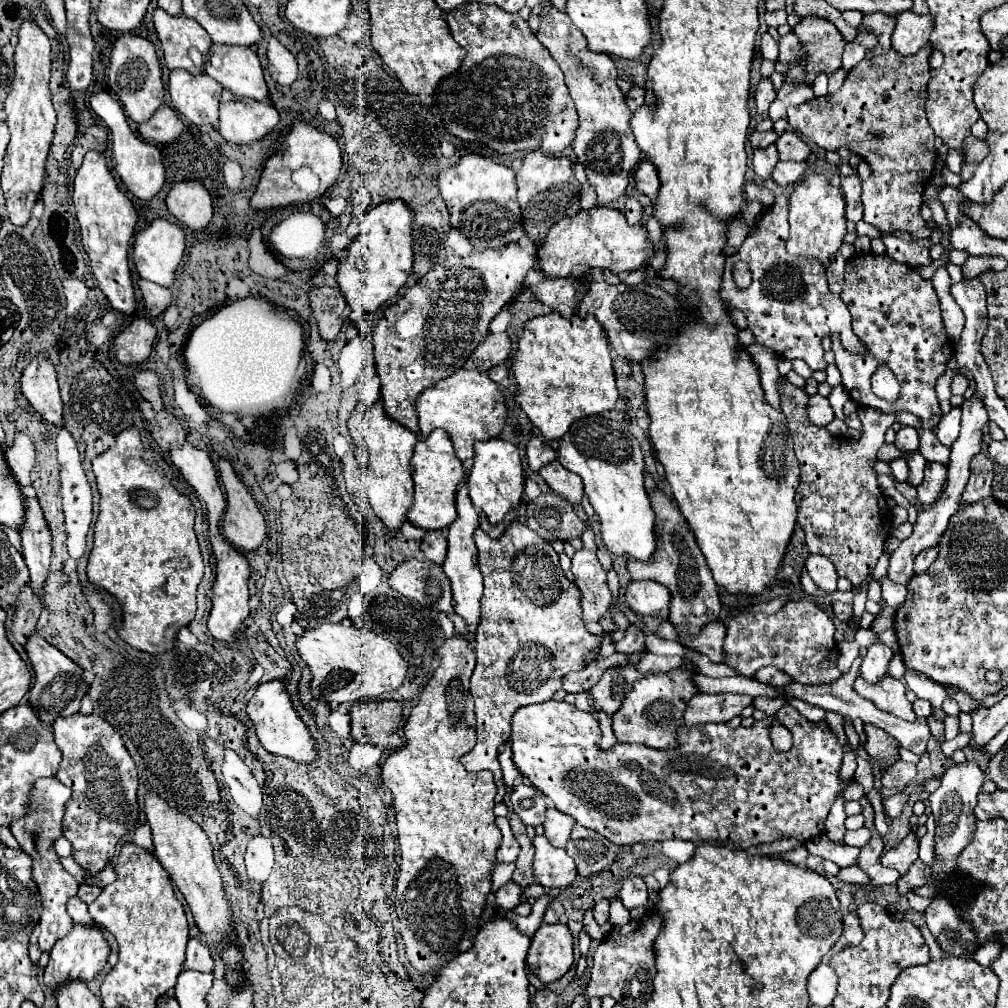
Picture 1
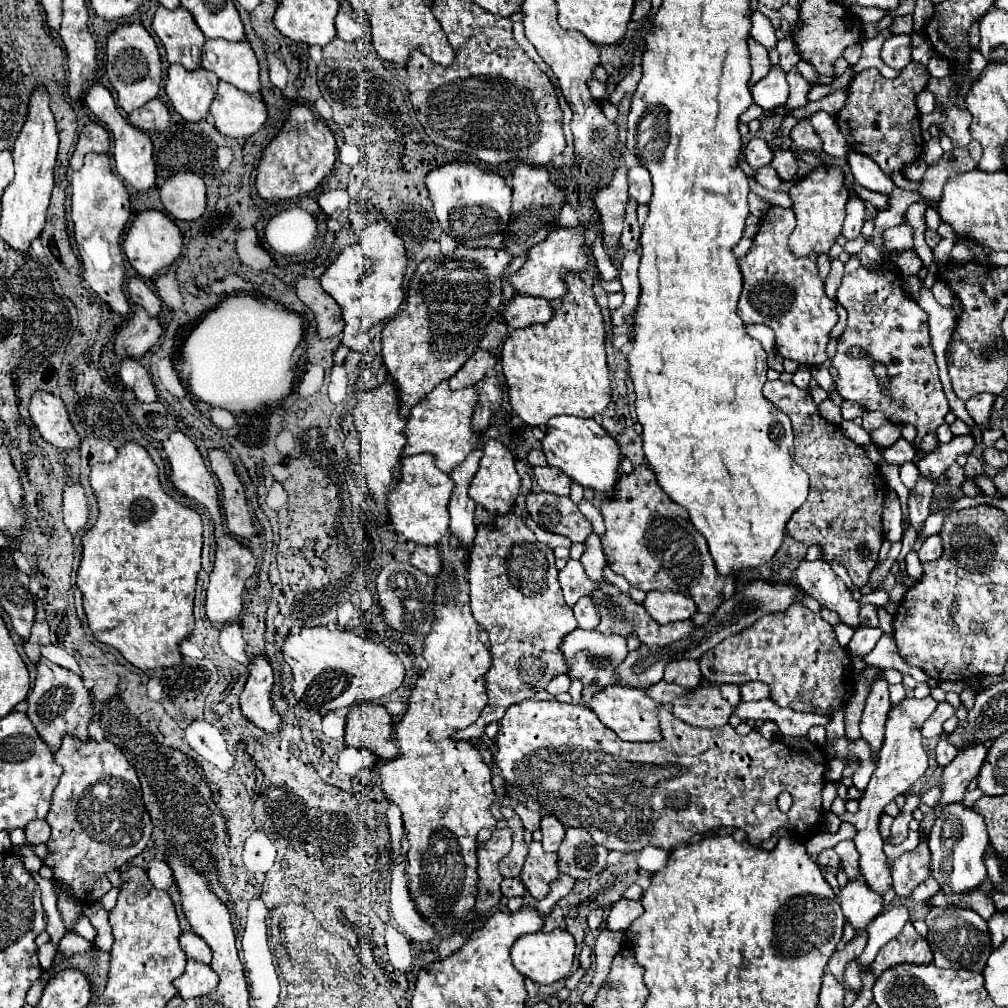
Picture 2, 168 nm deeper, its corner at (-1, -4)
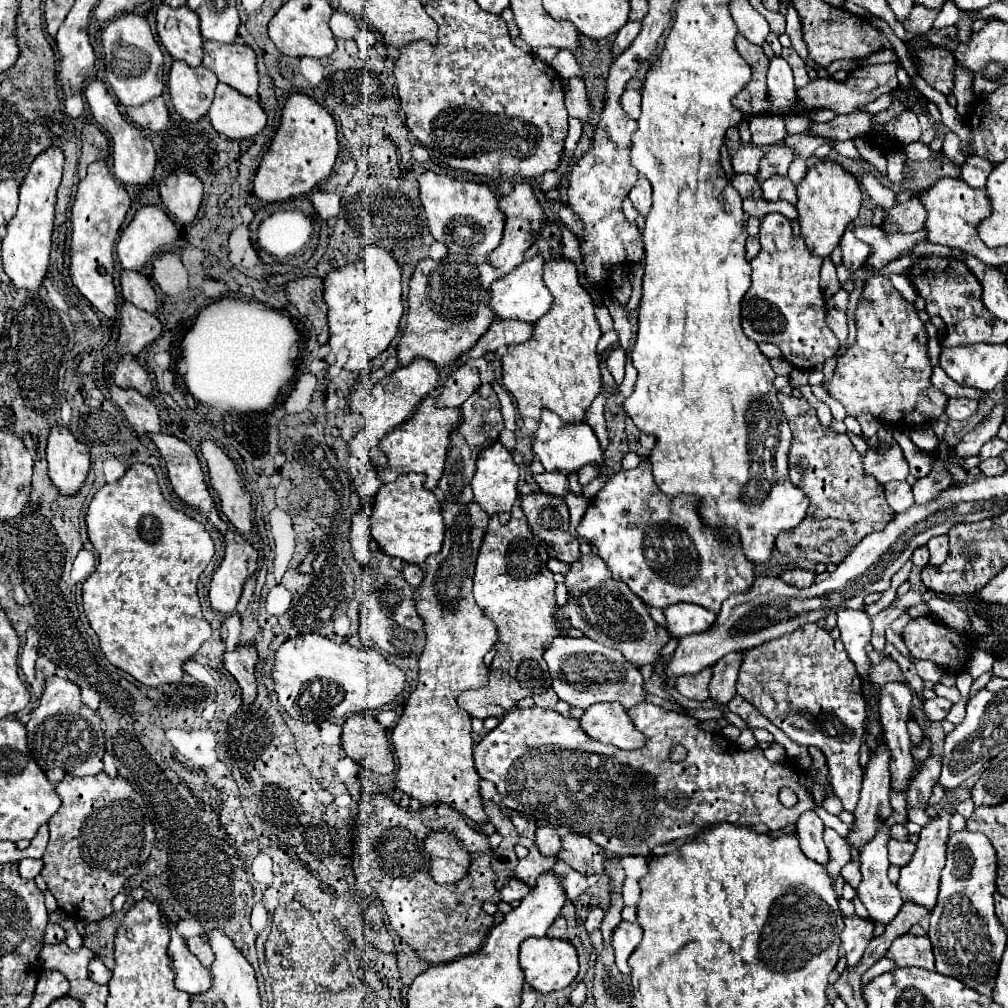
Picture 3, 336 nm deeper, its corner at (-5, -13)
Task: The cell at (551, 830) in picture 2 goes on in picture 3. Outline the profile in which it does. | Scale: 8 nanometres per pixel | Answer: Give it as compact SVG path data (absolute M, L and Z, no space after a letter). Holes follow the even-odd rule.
M539 827L537 833L535 833L535 841L537 841L537 849L547 855L547 857L555 857L561 849L561 837L557 833L555 827Z

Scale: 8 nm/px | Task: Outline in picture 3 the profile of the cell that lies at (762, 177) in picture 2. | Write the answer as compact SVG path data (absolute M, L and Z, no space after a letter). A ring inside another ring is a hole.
M735 173L735 175L729 175L729 181L731 185L739 191L739 195L743 199L763 199L763 193L761 193L761 183L755 179L755 175L749 175L749 173Z

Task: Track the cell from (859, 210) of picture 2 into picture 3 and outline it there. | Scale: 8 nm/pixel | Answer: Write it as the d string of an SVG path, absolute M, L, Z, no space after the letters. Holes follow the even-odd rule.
M851 227L841 237L841 249L843 249L843 265L849 271L853 269L853 265L861 265L861 261L865 261L865 257L869 255L869 245L859 241Z

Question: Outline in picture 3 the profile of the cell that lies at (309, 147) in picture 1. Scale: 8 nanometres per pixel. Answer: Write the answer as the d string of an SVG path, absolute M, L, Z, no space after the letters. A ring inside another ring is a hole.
M293 93L283 107L281 125L271 141L271 147L261 159L253 191L259 199L267 203L287 201L291 197L305 195L313 191L323 179L329 177L337 153L339 153L339 143L333 117L311 97Z

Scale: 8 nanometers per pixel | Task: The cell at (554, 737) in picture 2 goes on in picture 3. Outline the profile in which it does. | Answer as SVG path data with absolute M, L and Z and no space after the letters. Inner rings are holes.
M653 703L635 705L635 709L629 709L629 717L649 739L645 747L635 751L623 751L591 739L585 731L581 731L579 719L565 717L553 709L513 709L501 719L499 727L495 727L475 745L475 767L483 779L497 785L505 807L525 813L543 825L567 827L573 833L585 835L617 857L647 857L653 855L657 845L665 845L681 837L693 839L703 829L725 821L741 823L743 827L764 823L771 831L783 829L785 825L795 823L801 813L811 811L815 805L809 789L799 783L801 767L795 761L767 761L761 747L743 751L737 743L725 739L723 735L701 731L695 719L675 711L665 711ZM675 745L687 749L687 757L679 763L671 761L669 757ZM783 787L795 791L795 807L787 809L779 805L779 791Z

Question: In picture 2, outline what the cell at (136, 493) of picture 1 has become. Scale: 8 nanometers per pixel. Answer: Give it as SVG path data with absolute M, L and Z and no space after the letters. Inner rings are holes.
M127 442L125 446L121 446L119 448L119 454L117 454L117 458L113 462L93 466L91 468L91 476L89 476L89 484L91 484L93 494L97 498L99 516L97 516L95 524L83 536L83 558L81 558L79 570L77 570L77 586L79 586L81 594L83 594L83 608L85 608L85 614L87 614L87 622L89 622L91 634L99 642L115 648L129 664L133 664L135 668L139 668L143 672L151 672L155 668L175 666L175 664L181 662L181 652L179 652L181 640L189 638L189 634L195 628L193 598L195 598L197 572L201 570L201 546L203 546L203 524L201 524L201 516L195 510L191 510L191 508L175 502L171 496L167 496L163 492L163 488L159 484L159 478L157 478L157 466L155 466L155 462L147 454L147 450L143 446L139 446L137 442Z

